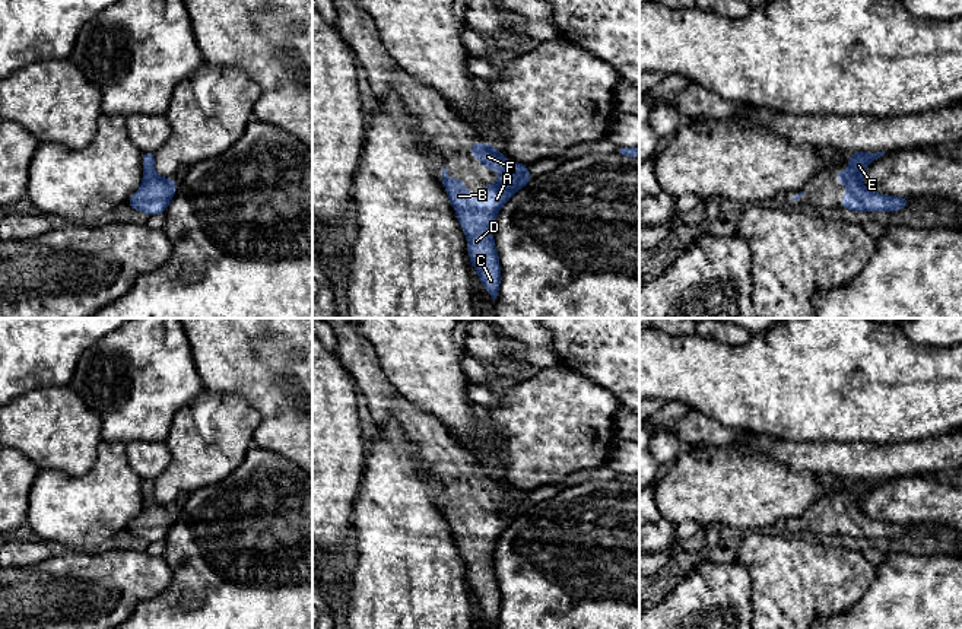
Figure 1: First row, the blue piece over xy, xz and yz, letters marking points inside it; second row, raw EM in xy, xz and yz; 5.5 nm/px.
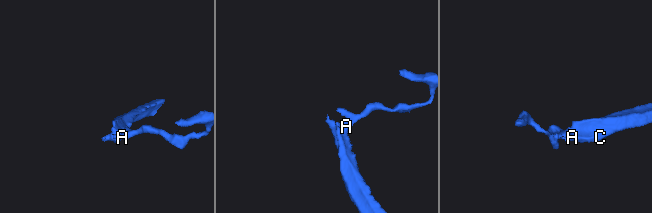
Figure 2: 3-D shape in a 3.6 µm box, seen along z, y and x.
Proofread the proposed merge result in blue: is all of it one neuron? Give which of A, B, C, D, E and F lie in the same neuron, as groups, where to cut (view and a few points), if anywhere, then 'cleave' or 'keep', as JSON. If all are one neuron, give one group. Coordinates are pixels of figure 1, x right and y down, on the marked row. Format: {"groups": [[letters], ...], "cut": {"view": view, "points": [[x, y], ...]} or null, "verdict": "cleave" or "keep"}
{"groups": [["A", "B", "C", "D", "E", "F"]], "cut": null, "verdict": "keep"}

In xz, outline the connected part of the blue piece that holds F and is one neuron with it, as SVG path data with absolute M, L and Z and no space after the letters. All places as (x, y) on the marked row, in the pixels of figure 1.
M472 143L470 149L472 156L482 161L486 169L495 169L501 174L501 181L498 184L485 184L486 190L483 193L469 194L464 182L458 178L448 180L450 172L442 168L442 184L466 232L470 263L495 301L501 280L498 252L493 245L493 226L498 210L533 177L527 171L528 165L509 162L495 146Z

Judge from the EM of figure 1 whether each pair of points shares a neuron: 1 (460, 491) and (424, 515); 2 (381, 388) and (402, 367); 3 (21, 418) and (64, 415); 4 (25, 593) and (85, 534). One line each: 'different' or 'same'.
1: different
2: different
3: same
4: different

